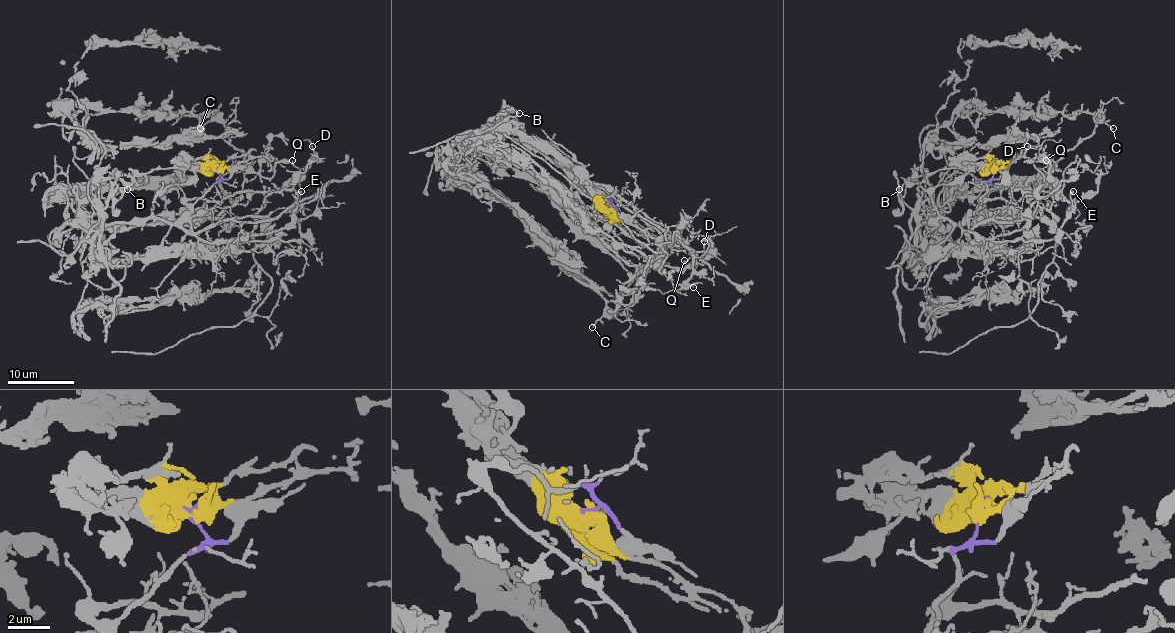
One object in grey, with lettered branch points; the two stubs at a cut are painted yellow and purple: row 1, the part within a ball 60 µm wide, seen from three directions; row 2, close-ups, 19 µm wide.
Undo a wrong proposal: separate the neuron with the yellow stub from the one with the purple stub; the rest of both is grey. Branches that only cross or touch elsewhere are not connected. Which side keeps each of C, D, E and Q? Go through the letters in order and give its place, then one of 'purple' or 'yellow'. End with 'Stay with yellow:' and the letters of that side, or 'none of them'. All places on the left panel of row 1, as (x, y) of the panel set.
C: (200, 128) | yellow
D: (312, 146) | purple
E: (301, 191) | purple
Q: (292, 160) | purple
Stay with yellow: C

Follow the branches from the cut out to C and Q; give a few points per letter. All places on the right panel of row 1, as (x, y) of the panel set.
C: (993, 169), (1038, 146), (1048, 172), (1098, 123), (1113, 128)
Q: (993, 169), (980, 204), (1020, 201), (1050, 191), (1053, 181), (1043, 169), (1047, 161)

